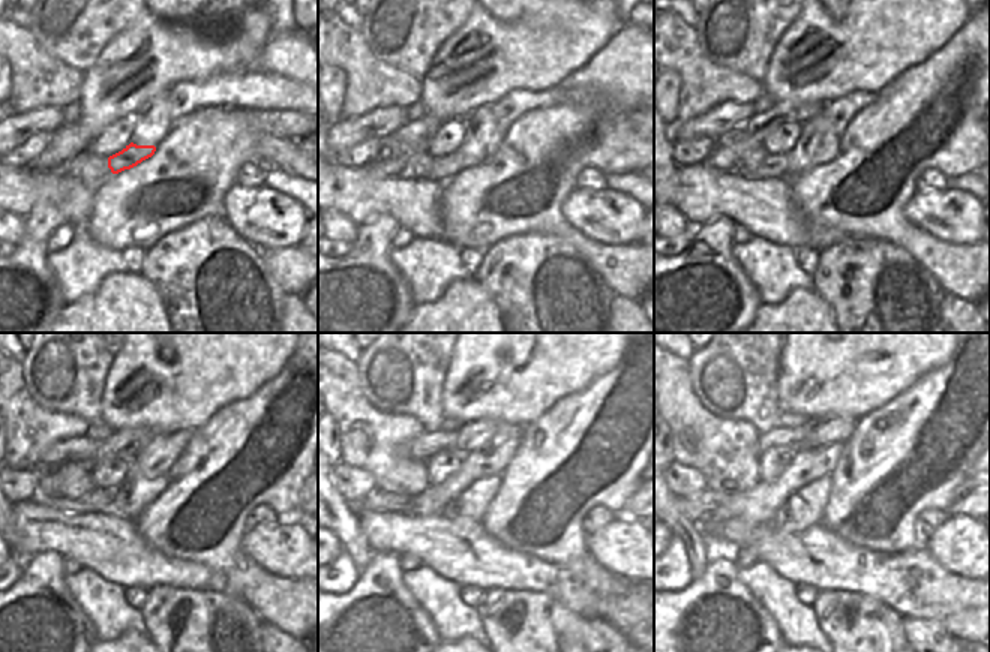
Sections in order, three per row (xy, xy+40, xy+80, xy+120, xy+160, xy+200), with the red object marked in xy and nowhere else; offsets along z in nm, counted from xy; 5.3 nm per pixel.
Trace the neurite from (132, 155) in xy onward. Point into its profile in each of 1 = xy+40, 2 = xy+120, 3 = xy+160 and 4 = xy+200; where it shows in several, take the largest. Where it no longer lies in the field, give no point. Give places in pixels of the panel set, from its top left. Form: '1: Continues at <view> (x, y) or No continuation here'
1: Continues at xy+40 (444, 168)
2: Continues at xy+120 (99, 501)
3: Continues at xy+160 (375, 499)
4: Continues at xy+200 (698, 508).

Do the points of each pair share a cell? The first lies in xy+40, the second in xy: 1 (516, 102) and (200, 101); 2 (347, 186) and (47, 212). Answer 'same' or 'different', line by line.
1: same
2: different

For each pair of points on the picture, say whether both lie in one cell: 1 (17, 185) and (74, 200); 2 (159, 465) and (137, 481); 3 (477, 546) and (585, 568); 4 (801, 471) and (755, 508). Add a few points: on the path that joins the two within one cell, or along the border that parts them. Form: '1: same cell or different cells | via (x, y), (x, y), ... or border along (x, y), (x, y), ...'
1: same cell | via (30, 189), (60, 189)
2: different cells | border along (131, 463), (149, 477), (167, 475)
3: same cell | via (504, 568), (527, 573), (558, 573)
4: same cell | via (789, 481), (779, 492), (767, 498)

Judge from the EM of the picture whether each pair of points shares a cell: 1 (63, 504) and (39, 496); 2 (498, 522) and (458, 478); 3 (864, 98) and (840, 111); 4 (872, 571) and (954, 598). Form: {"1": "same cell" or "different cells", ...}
{"1": "same cell", "2": "different cells", "3": "same cell", "4": "same cell"}

